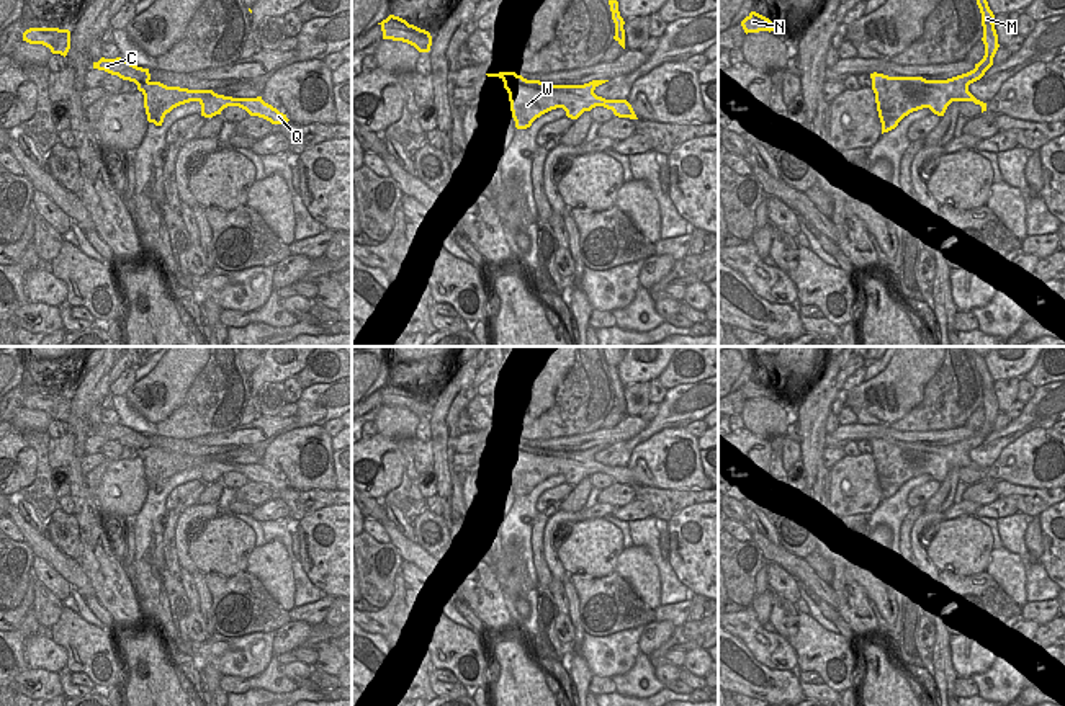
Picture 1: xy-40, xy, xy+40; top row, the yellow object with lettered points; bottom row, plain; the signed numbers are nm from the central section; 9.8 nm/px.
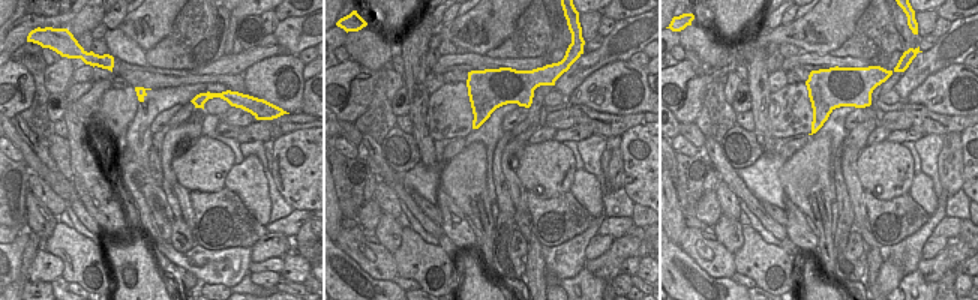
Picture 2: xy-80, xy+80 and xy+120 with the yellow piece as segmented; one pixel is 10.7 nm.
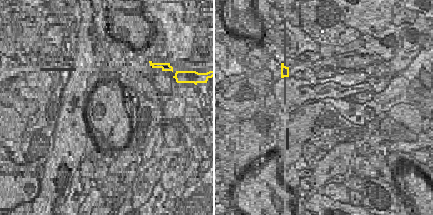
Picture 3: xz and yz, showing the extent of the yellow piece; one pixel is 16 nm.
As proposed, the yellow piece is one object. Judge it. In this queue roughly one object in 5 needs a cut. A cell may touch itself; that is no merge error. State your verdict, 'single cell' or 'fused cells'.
single cell

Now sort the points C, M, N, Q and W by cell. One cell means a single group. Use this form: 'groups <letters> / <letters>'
groups C M N Q W

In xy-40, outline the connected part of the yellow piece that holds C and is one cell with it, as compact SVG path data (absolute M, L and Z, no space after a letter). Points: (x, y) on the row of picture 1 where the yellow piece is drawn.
M121 57L105 59L93 62L93 69L105 70L111 75L118 75L123 80L134 82L137 90L144 95L144 108L147 121L155 126L162 126L164 118L173 108L198 101L201 105L201 116L213 118L221 114L227 106L239 106L250 116L258 116L272 124L283 124L290 119L272 105L265 103L262 96L257 98L232 98L218 95L213 90L188 90L180 87L167 87L160 82L152 82L149 69L137 67Z

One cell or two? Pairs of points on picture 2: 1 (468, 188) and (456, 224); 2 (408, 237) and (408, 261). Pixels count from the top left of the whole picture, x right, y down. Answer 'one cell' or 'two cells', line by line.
1: two cells
2: one cell

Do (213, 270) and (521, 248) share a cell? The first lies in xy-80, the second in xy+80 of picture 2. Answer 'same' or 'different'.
different

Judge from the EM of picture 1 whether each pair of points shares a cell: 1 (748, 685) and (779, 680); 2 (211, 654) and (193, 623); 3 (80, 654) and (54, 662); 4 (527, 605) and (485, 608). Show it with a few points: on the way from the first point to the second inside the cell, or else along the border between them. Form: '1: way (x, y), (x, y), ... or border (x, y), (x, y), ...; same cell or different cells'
1: way (756, 683), (771, 683); same cell
2: border (210, 636), (202, 641), (190, 639); different cells
3: border (51, 638), (66, 651), (66, 665); different cells
4: border (491, 569), (511, 618), (512, 631); different cells

